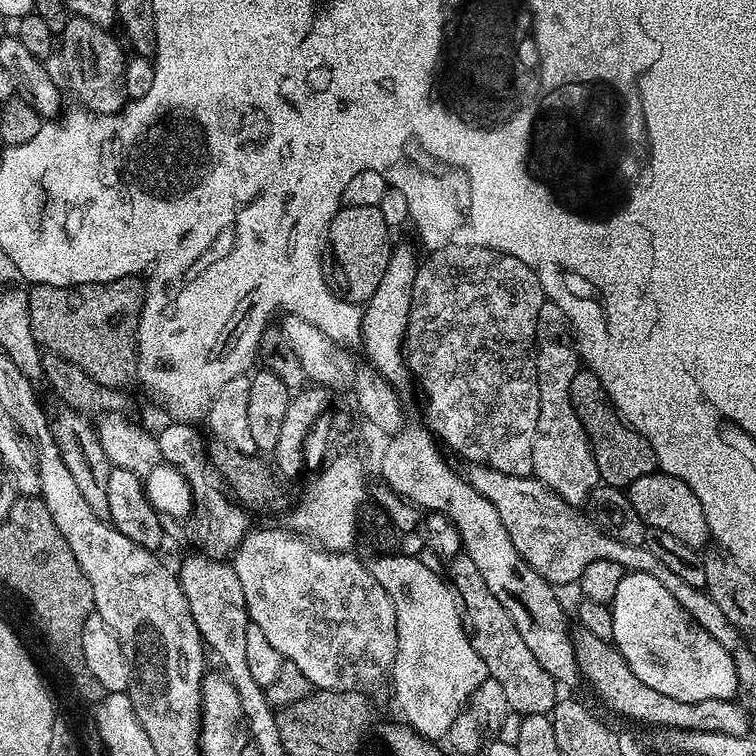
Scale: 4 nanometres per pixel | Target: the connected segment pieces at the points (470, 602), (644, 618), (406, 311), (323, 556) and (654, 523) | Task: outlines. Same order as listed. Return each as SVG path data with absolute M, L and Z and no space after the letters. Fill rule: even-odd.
M463 552L457 556L449 566L447 575L462 605L462 615L470 642L478 658L482 658L482 662L488 668L489 677L498 680L505 694L507 707L513 713L521 717L551 713L558 699L557 681L553 680L546 670L542 670L542 666L538 666L538 658L534 658L534 654L530 654L530 646L522 642L518 626L514 626L510 614L502 610L502 602L498 602L498 598L490 594L482 574L478 574L478 566L474 566L474 562Z
M625 571L618 582L617 590L611 600L612 622L614 624L614 634L611 643L622 654L634 674L646 686L652 687L653 690L659 690L669 698L678 698L678 702L702 702L703 700L730 700L741 691L738 682L738 674L734 670L732 654L722 647L702 626L698 626L682 610L682 606L658 582L658 578L650 578L650 574L645 572Z
M397 243L392 249L392 257L386 266L386 274L382 274L382 282L378 282L378 290L363 305L362 349L368 355L367 363L382 373L393 386L400 386L409 379L408 365L404 362L404 335L410 314L412 287L418 267L418 256L408 244Z
M260 528L257 532L256 529L249 531L231 557L232 568L237 572L239 581L242 582L249 621L256 624L258 630L262 630L262 634L266 634L266 638L274 645L274 650L278 650L278 654L282 654L285 660L294 662L294 666L298 666L298 670L302 670L302 674L306 674L313 689L321 692L367 693L368 688L374 687L375 684L380 684L383 680L385 683L386 677L391 673L392 665L396 662L396 647L398 646L396 615L390 594L386 594L386 590L382 590L380 583L374 579L371 567L367 563L363 564L362 561L355 560L355 555L347 552L326 552L319 544L303 536L298 536L291 530L281 528Z
M657 470L650 475L642 475L641 478L635 479L628 485L626 495L635 512L642 518L645 527L664 530L697 550L703 549L702 546L706 542L709 543L711 532L702 511L702 504L681 479Z

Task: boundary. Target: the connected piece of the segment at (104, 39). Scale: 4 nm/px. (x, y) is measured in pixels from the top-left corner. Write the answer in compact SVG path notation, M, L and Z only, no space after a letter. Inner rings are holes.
M69 15L66 28L58 35L58 60L64 63L64 76L68 79L68 88L77 96L79 107L96 112L100 116L114 114L120 111L126 103L124 91L124 68L126 52L120 49L118 41L112 37L113 33L102 26L96 26L89 19Z

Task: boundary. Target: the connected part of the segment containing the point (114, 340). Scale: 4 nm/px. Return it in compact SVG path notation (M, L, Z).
M139 275L101 284L33 284L28 288L30 330L41 349L74 362L94 382L127 389L127 384L136 380L136 331L145 291L145 281Z

